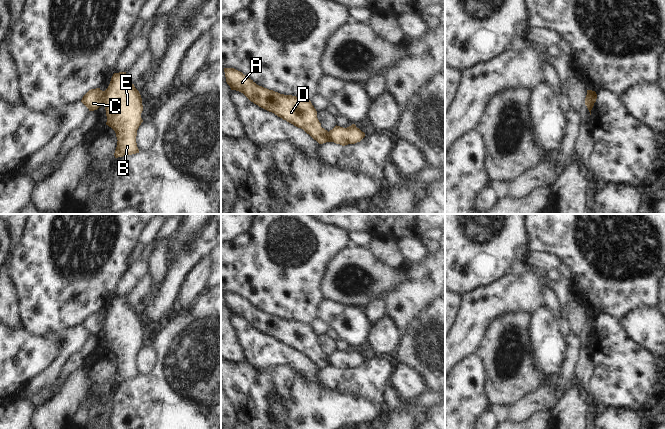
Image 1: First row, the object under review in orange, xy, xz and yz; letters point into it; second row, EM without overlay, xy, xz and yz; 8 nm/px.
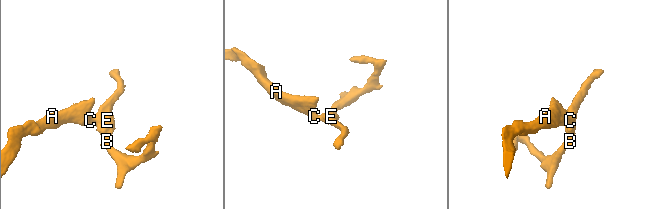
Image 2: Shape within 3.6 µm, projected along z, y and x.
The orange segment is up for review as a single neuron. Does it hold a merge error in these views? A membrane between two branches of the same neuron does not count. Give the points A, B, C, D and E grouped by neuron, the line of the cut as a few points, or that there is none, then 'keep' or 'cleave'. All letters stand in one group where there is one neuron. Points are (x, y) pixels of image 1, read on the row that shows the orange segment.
groups A C D / B E; cut xy (105, 91), (103, 104); cleave

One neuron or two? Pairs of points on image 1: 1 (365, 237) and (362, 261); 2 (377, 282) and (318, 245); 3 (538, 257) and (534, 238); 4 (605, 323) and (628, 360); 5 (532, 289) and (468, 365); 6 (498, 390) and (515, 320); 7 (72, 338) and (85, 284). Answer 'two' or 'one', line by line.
1: two
2: two
3: two
4: one
5: two
6: one
7: two

